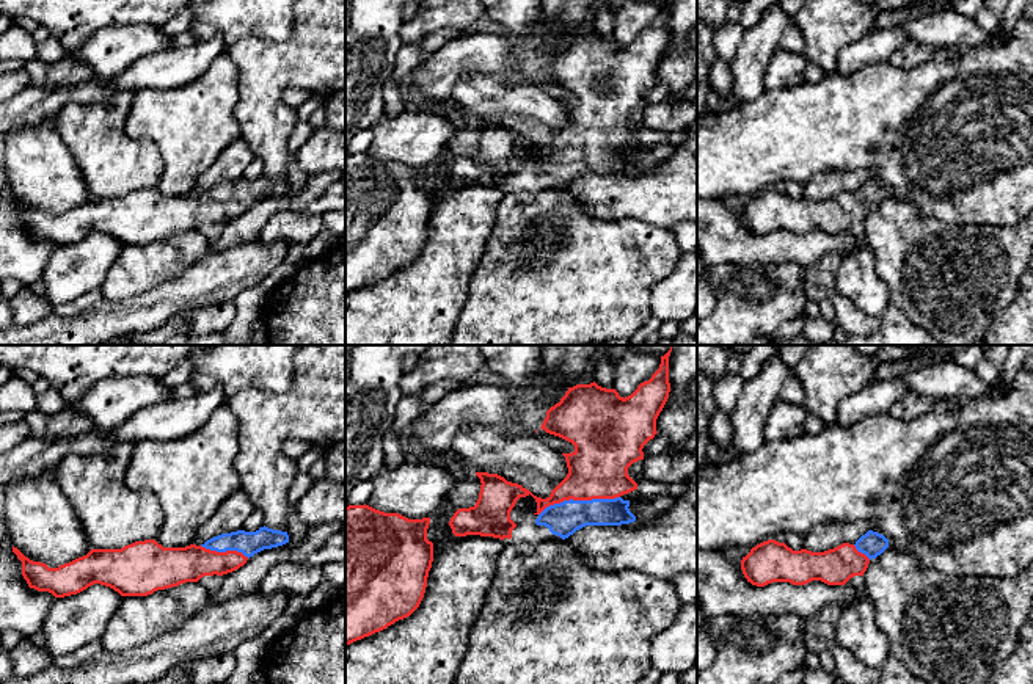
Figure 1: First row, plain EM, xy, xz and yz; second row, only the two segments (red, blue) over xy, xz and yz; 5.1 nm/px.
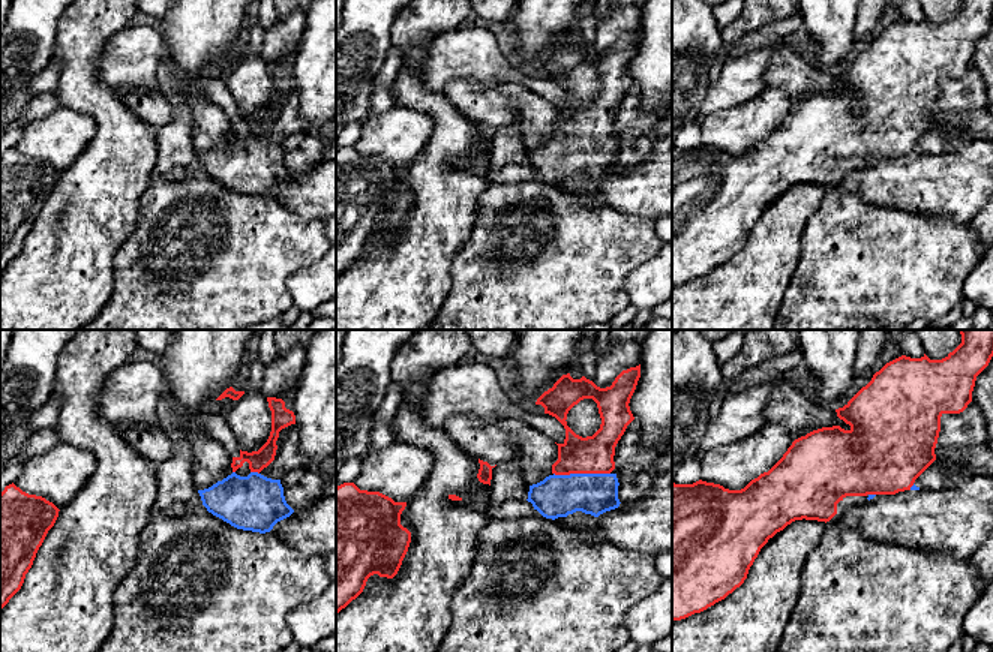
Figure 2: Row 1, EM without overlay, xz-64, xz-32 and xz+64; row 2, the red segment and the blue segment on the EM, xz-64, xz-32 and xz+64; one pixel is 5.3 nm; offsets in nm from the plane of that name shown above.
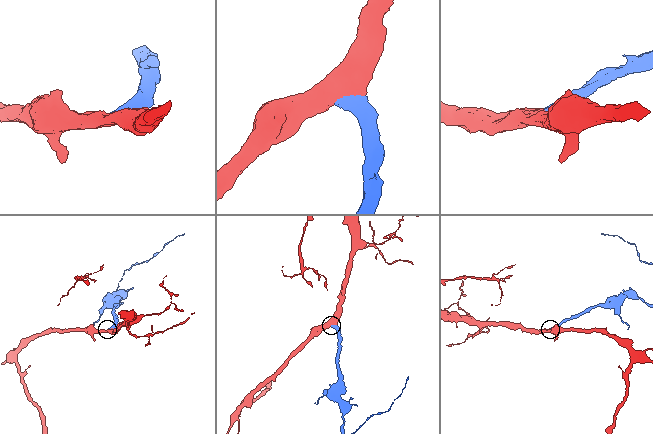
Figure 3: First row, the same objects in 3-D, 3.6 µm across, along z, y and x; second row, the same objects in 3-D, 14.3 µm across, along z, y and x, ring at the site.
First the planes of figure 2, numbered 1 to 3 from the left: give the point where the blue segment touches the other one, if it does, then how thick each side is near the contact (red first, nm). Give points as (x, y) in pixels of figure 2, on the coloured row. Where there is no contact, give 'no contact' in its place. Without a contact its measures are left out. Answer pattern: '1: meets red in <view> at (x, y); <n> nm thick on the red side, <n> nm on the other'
1: meets red in xz-64 at (255, 471); 100 nm thick on the red side, 300 nm on the other
2: meets red in xz-32 at (582, 472); 200 nm thick on the red side, 220 nm on the other
3: meets red in xz+64 at (872, 493); 440 nm thick on the red side, 30 nm on the other

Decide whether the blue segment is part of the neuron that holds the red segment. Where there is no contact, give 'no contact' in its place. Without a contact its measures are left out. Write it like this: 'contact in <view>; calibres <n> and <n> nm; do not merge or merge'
contact in xz; calibres 300 and 170 nm; merge

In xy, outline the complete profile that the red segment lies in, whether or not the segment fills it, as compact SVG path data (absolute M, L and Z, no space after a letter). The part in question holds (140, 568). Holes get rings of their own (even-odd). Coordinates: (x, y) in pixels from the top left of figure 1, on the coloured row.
M264 526L256 532L221 533L201 546L163 548L155 540L144 540L121 549L91 549L58 568L30 560L14 546L13 552L22 562L28 587L55 598L77 595L94 584L110 587L121 596L148 596L204 576L232 573L254 554L286 543L287 532Z

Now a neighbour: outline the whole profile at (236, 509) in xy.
M237 489L221 504L218 511L201 526L201 529L195 535L193 544L201 546L207 540L221 533L242 530L243 522L253 511L254 507L246 493Z

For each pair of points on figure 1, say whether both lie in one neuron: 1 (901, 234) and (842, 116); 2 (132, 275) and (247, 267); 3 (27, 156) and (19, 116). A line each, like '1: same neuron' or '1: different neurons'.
1: different neurons
2: different neurons
3: different neurons

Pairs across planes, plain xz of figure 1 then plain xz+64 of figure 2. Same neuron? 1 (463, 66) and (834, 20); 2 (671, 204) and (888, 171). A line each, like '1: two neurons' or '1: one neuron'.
1: two neurons
2: one neuron

